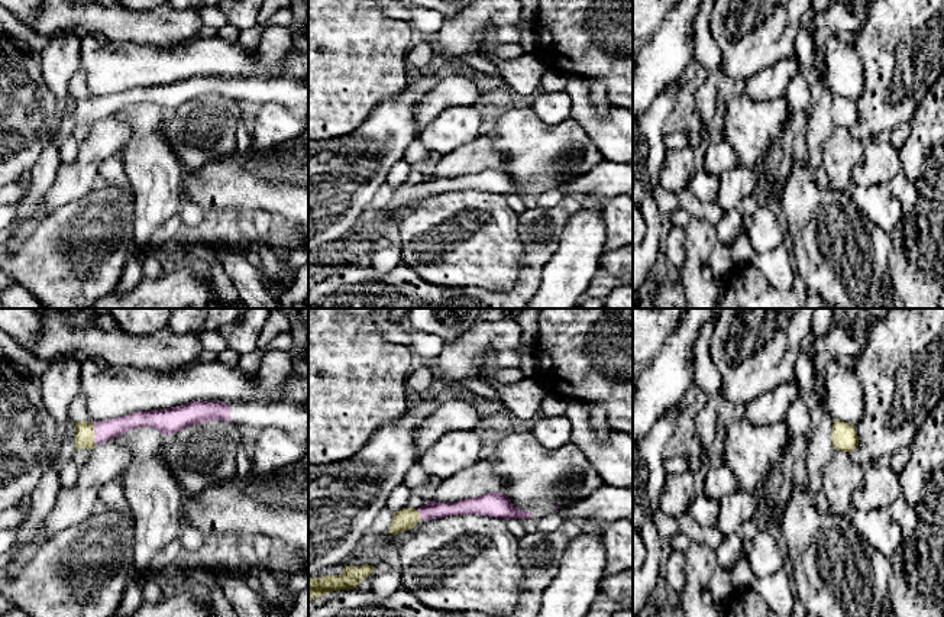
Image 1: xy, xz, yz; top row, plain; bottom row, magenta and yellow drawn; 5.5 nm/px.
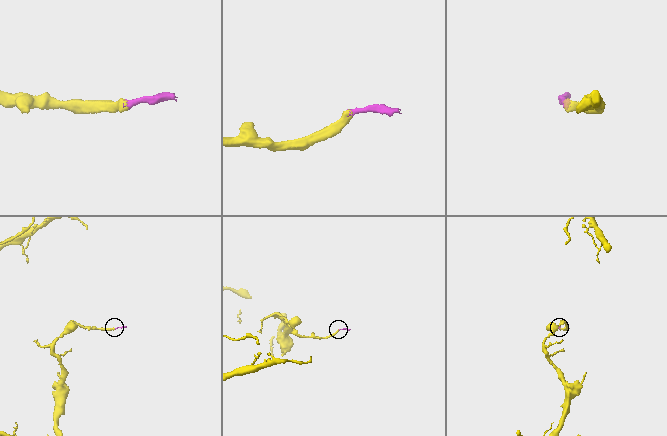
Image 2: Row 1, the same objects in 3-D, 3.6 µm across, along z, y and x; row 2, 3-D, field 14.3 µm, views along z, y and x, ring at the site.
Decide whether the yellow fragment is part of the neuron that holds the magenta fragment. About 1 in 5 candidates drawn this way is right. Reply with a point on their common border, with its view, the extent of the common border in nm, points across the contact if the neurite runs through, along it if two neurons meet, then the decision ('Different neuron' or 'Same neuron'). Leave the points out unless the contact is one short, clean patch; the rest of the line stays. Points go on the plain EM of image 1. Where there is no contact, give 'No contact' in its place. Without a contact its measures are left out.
Touches magenta at xy (94, 107). Shared border 140 nm. Path across: xy (104, 106), (94, 107), (84, 106). Same neuron

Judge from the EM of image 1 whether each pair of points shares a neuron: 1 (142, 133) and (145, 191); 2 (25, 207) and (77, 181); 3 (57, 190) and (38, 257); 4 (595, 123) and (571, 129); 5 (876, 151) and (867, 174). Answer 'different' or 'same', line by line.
1: same
2: different
3: different
4: different
5: same

